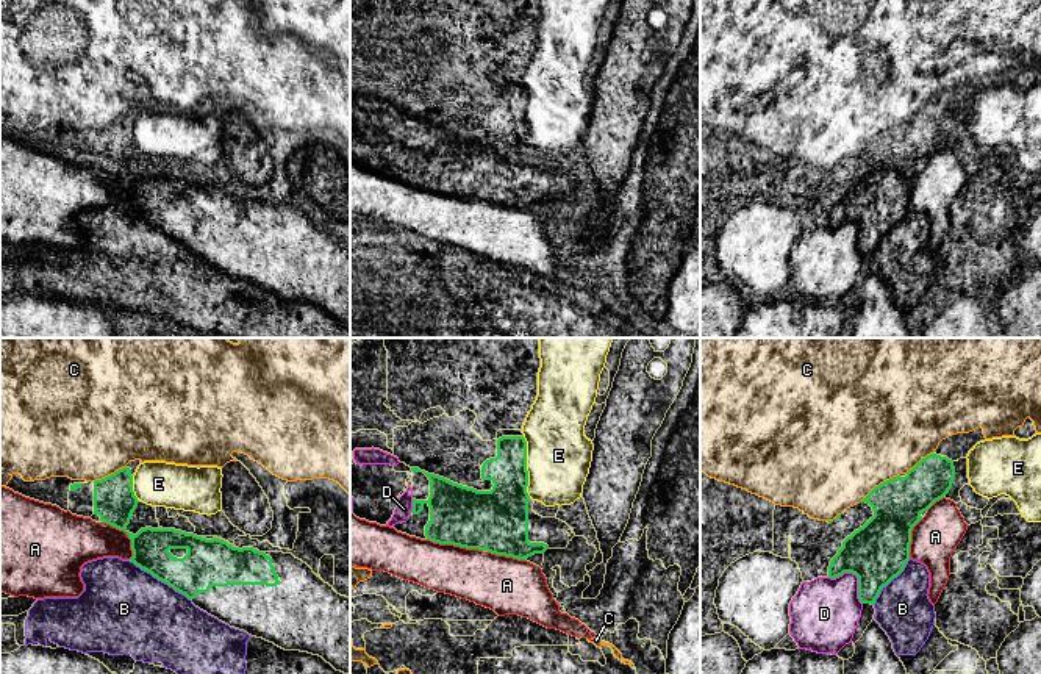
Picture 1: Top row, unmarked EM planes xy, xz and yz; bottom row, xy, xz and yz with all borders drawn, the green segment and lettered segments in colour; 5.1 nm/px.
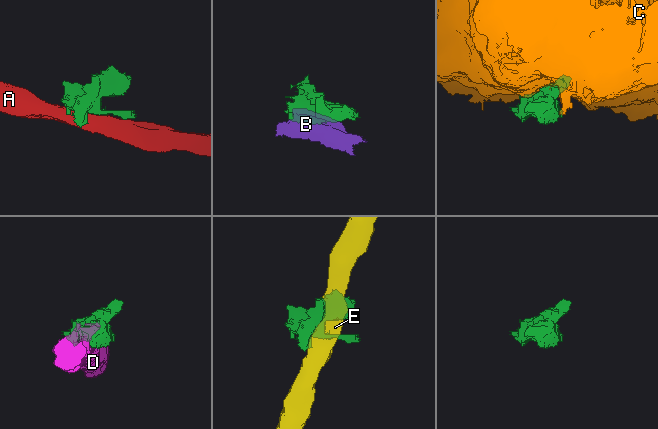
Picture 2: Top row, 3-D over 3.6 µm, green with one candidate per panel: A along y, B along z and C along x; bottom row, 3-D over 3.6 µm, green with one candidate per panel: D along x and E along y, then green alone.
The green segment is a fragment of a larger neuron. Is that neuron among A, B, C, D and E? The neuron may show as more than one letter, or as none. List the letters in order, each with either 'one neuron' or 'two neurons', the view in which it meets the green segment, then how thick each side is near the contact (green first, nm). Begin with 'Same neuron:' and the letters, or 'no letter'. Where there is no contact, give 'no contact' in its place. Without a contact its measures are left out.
Same neuron: no letter
A: two neurons | xz | 320/280 nm
B: two neurons | xy | 240/440 nm
C: two neurons | yz | 260/500 nm
D: two neurons | yz | 320/340 nm
E: two neurons | xz | 260/340 nm

